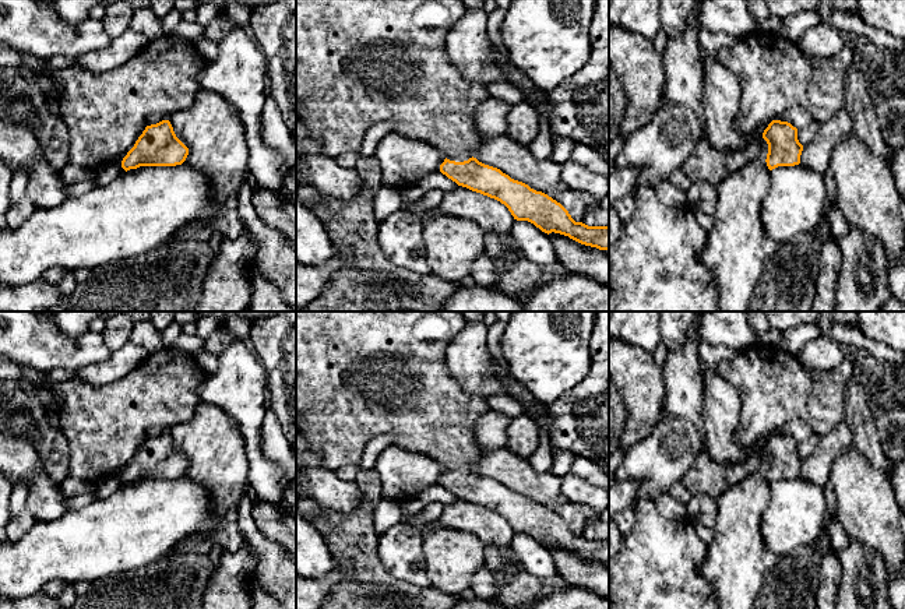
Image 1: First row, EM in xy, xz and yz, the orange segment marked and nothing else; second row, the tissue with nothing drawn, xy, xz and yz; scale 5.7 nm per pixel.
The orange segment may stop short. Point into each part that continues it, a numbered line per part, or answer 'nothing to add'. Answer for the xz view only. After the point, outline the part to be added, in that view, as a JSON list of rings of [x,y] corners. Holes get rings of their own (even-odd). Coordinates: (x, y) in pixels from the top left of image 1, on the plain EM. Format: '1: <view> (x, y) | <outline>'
1: xz (359, 375) | [[[296,311],[296,430],[307,441],[309,450],[321,455],[325,468],[337,471],[344,465],[360,465],[367,443],[380,434],[388,434],[392,446],[420,453],[450,474],[464,475],[472,471],[482,454],[476,441],[476,422],[490,406],[487,399],[464,391],[446,363],[446,348],[465,323],[459,311]]]

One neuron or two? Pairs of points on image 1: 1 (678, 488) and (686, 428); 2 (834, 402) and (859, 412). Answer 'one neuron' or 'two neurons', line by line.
1: two neurons
2: two neurons

